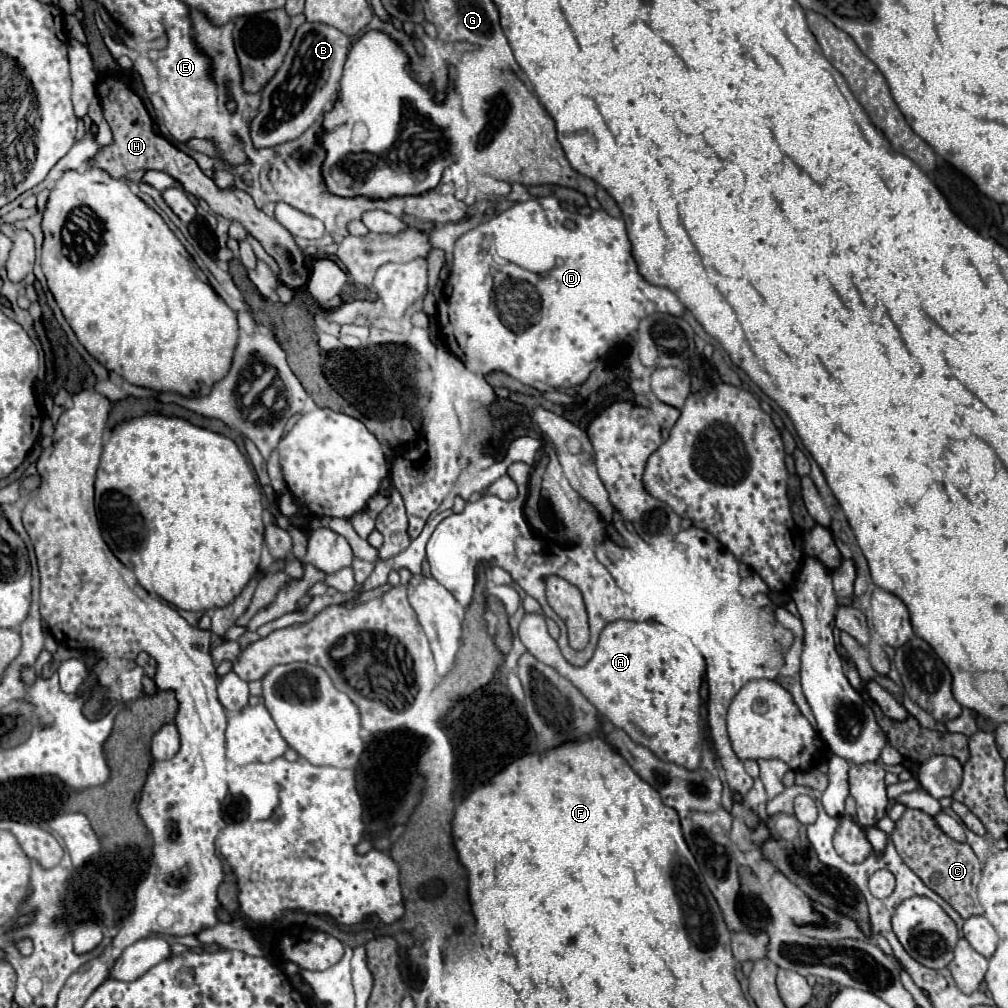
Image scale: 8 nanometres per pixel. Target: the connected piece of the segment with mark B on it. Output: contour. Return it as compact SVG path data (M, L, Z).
M305 21L297 29L283 65L261 91L259 115L251 123L251 137L257 149L297 139L325 113L339 89L349 43L351 39L345 33L323 23Z

